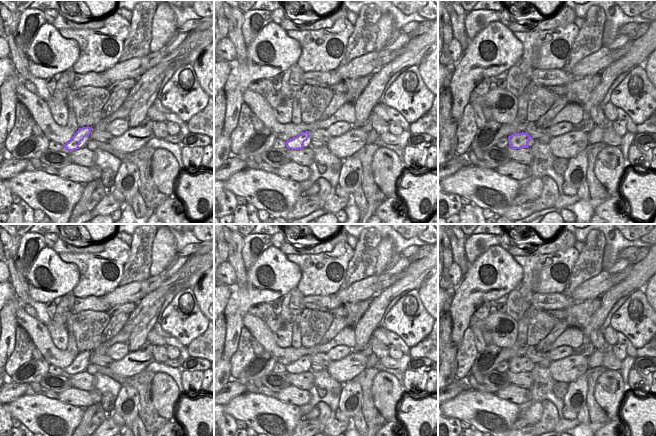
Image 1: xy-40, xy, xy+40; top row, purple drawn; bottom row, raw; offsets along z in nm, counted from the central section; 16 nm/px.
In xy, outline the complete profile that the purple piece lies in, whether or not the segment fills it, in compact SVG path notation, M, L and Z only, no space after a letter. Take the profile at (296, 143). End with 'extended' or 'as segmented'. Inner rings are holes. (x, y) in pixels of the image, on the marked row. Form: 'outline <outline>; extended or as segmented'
outline M309 131L302 132L297 137L286 141L286 147L291 150L303 149L304 142L307 141L309 137Z; as segmented

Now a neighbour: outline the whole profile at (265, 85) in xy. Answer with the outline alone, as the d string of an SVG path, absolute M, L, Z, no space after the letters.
M261 79L256 81L260 87L260 89L263 91L263 94L266 94L270 91L275 91L273 89L272 83L270 79Z

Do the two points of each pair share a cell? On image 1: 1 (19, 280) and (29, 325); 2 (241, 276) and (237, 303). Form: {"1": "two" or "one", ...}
{"1": "two", "2": "two"}

